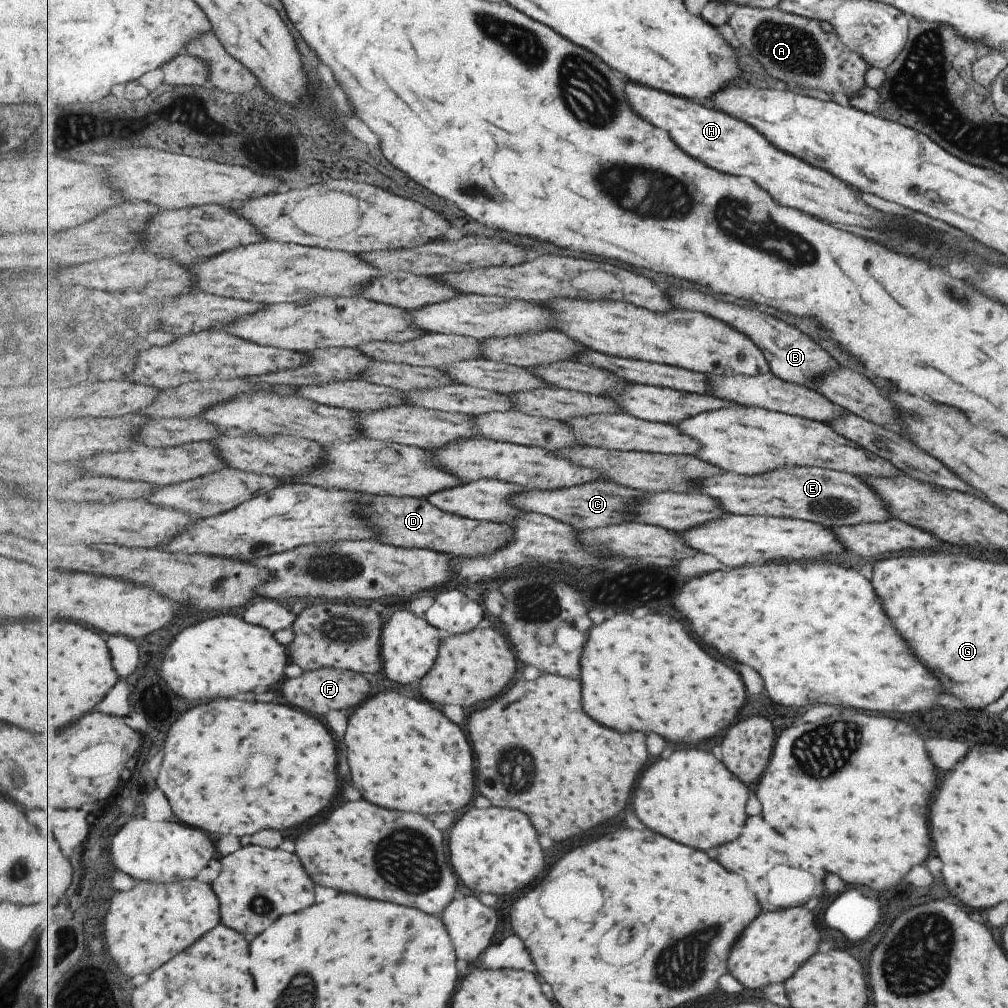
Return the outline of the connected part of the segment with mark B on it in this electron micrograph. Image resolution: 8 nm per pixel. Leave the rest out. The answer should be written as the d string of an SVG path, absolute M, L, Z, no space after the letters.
M669 288L667 290L669 300L673 302L673 306L691 312L703 312L709 316L715 316L719 320L723 320L725 324L741 330L745 336L753 339L753 342L760 346L764 351L766 358L772 368L773 374L779 376L781 380L792 382L805 386L805 388L813 388L813 380L827 372L827 370L835 370L839 368L837 362L825 352L821 350L811 338L805 336L805 332L801 332L797 326L777 318L777 316L769 316L753 306L741 306L741 304L731 304L725 300L719 300L711 294L705 294L703 290L685 290L685 288Z

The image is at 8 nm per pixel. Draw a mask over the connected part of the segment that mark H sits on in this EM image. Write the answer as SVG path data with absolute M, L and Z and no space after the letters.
M633 80L627 82L625 94L631 108L647 122L667 130L681 150L725 174L753 178L765 192L769 192L783 206L797 208L809 216L839 226L851 224L851 226L871 228L871 226L891 224L889 216L863 204L855 196L855 192L847 188L841 180L805 164L805 160L799 160L793 154L787 154L785 150L771 144L767 136L761 134L757 128L727 112L717 110L708 103L653 90Z

